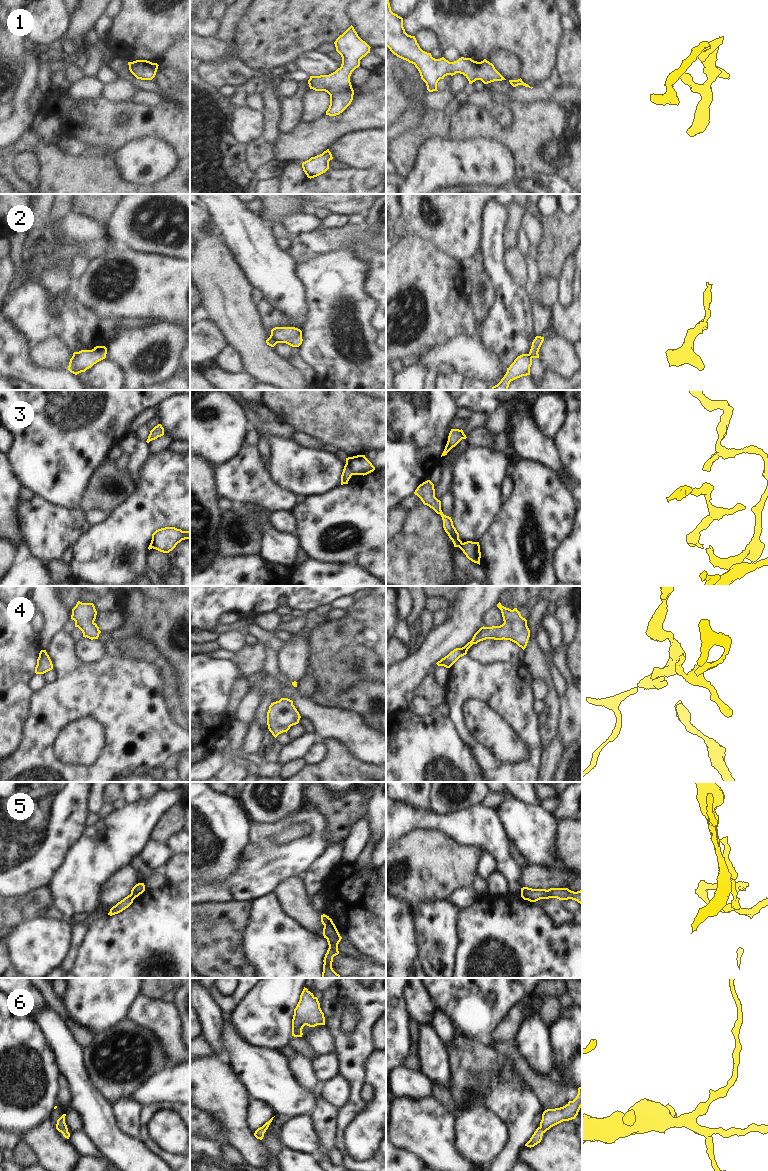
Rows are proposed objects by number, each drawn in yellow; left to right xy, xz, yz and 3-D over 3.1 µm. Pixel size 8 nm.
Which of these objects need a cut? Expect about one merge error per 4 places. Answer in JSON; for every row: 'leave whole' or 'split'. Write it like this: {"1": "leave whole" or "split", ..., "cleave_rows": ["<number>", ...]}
{"1": "leave whole", "2": "split", "3": "split", "4": "leave whole", "5": "split", "6": "leave whole", "cleave_rows": ["2", "3", "5"]}

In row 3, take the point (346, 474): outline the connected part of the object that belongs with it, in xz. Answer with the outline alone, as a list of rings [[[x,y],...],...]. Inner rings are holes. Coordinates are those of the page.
[[[345,464],[342,475],[341,475],[341,485],[348,484],[349,479],[352,476],[351,469],[347,464]]]

